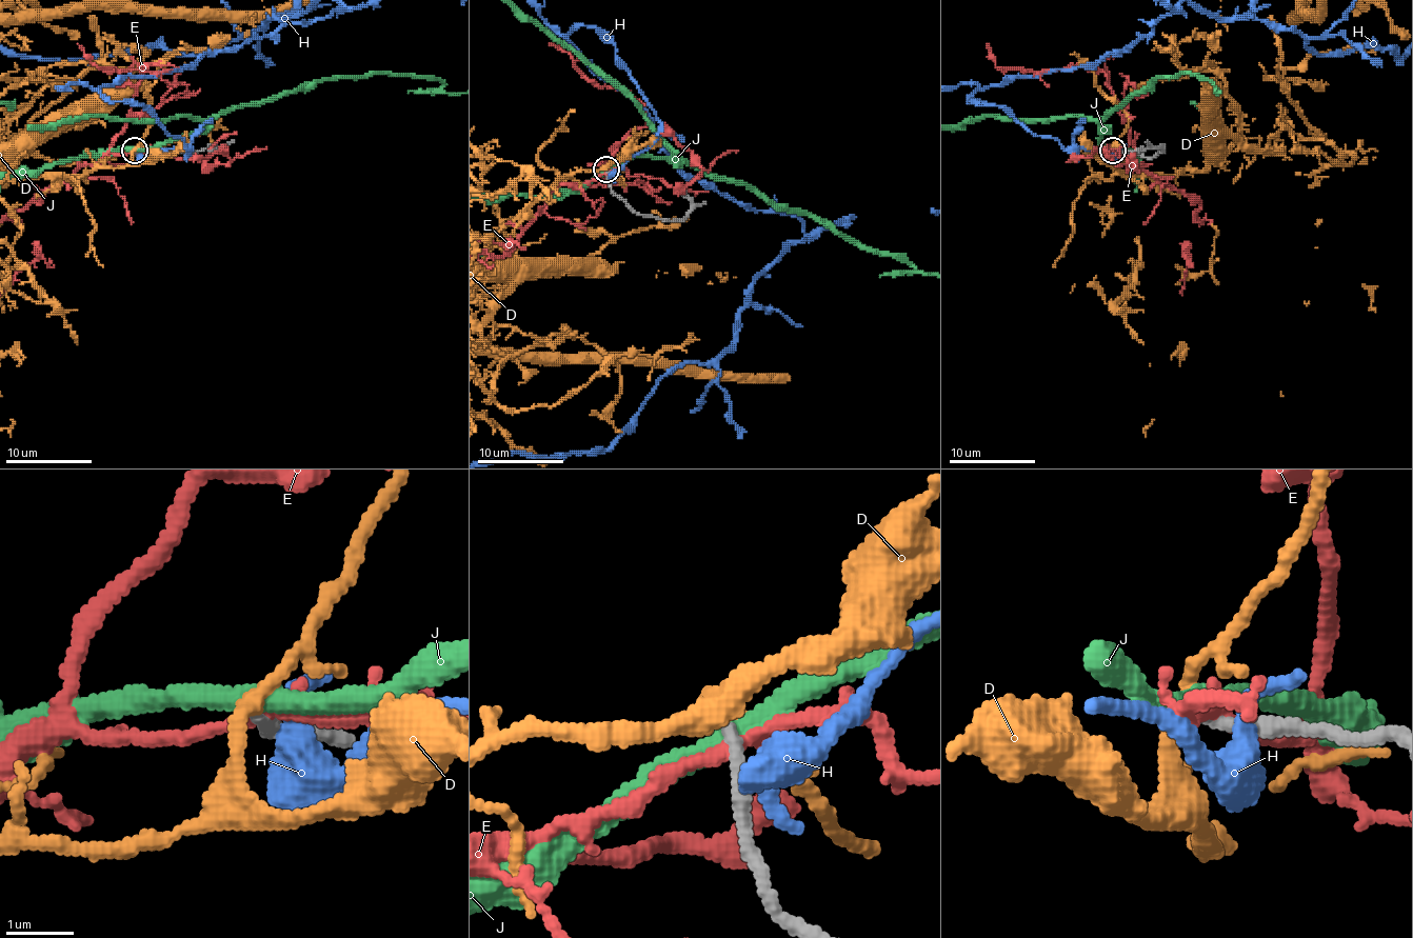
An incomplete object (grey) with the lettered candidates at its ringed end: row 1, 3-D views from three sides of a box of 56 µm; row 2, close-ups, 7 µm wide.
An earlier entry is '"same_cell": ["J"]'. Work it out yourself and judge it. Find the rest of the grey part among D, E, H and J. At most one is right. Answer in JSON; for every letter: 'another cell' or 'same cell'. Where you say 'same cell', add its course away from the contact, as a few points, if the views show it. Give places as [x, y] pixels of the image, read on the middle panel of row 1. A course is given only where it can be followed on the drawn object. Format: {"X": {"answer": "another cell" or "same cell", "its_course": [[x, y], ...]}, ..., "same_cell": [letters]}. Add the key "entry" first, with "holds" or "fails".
{"entry": "fails", "D": {"answer": "same cell"}, "E": {"answer": "another cell"}, "H": {"answer": "another cell"}, "J": {"answer": "another cell"}, "same_cell": ["D"]}

